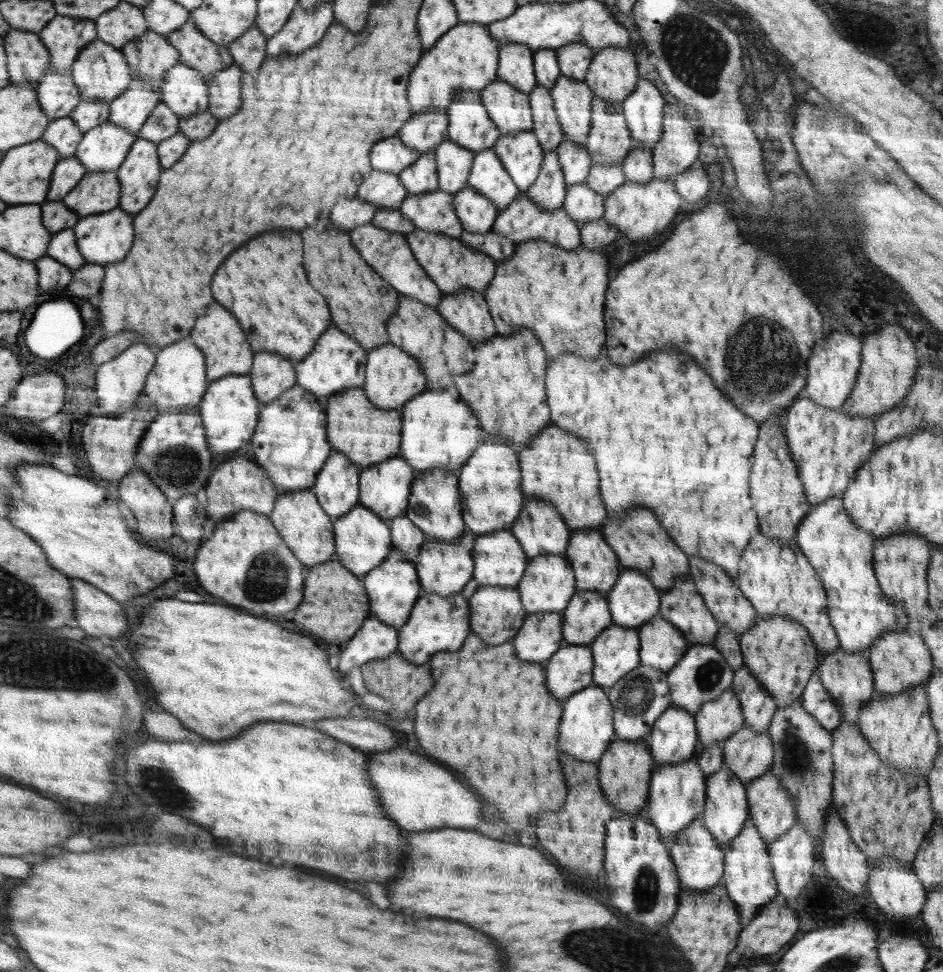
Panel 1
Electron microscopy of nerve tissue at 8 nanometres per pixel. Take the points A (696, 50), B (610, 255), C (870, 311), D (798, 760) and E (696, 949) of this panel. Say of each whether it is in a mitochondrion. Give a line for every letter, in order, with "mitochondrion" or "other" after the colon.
A: mitochondrion
B: other
C: mitochondrion
D: mitochondrion
E: other

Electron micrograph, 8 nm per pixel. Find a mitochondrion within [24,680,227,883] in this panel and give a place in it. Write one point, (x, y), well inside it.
(157, 782)

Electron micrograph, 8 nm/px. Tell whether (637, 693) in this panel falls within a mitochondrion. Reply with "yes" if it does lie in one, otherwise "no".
yes

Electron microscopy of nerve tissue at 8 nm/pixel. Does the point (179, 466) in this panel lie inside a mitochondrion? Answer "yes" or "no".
yes

